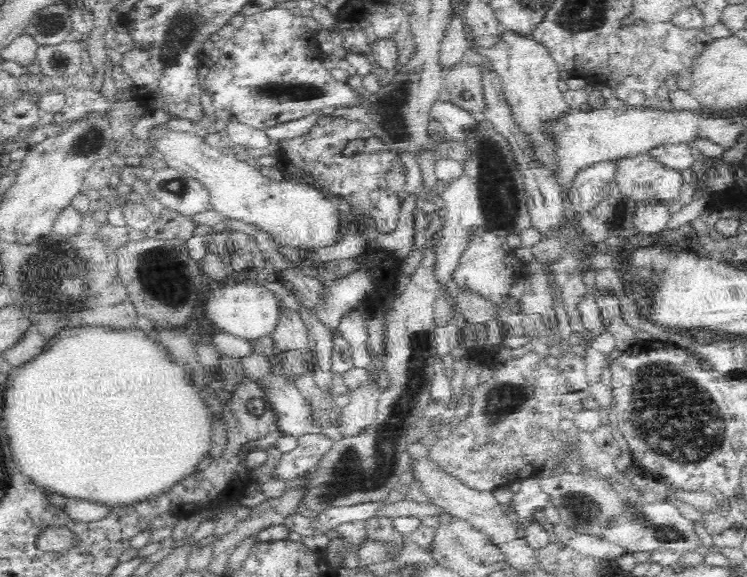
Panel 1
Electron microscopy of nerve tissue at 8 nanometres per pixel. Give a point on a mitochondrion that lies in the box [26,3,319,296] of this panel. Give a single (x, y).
(181, 32)

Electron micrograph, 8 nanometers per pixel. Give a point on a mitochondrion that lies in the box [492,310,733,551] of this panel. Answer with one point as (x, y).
(675, 420)

